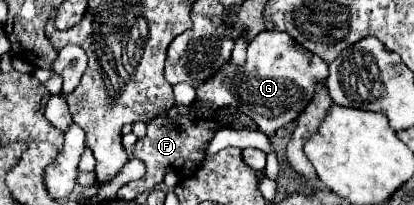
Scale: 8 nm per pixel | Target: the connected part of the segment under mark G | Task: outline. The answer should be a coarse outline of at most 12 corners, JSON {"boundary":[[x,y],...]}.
{"boundary":[[262,31],[246,67],[198,87],[196,105],[238,105],[266,135],[298,119],[328,65]]}

